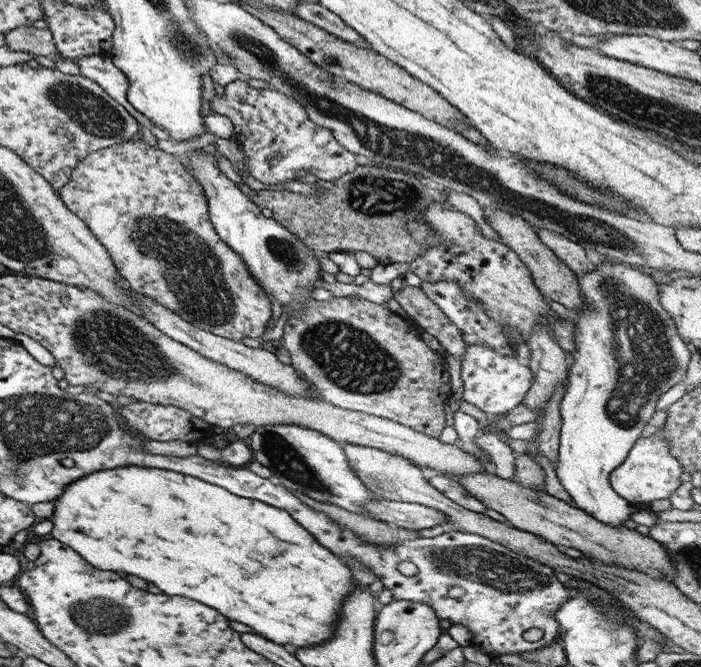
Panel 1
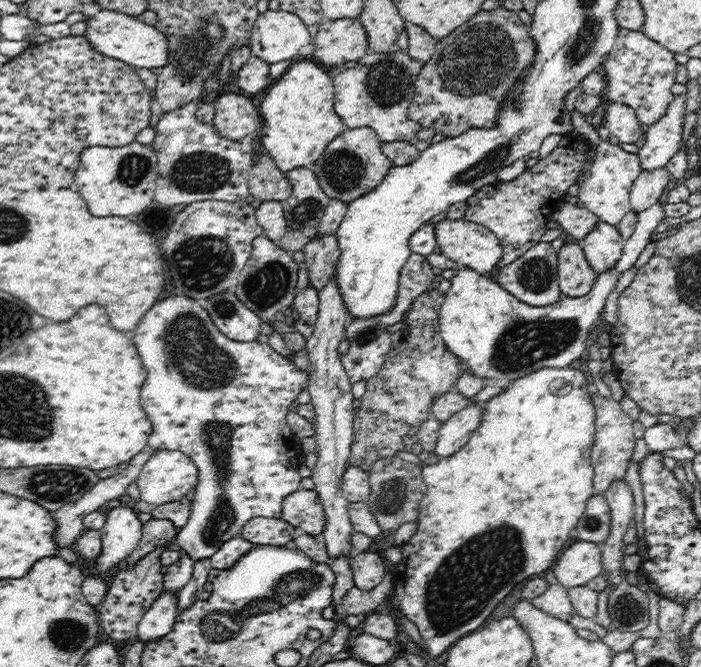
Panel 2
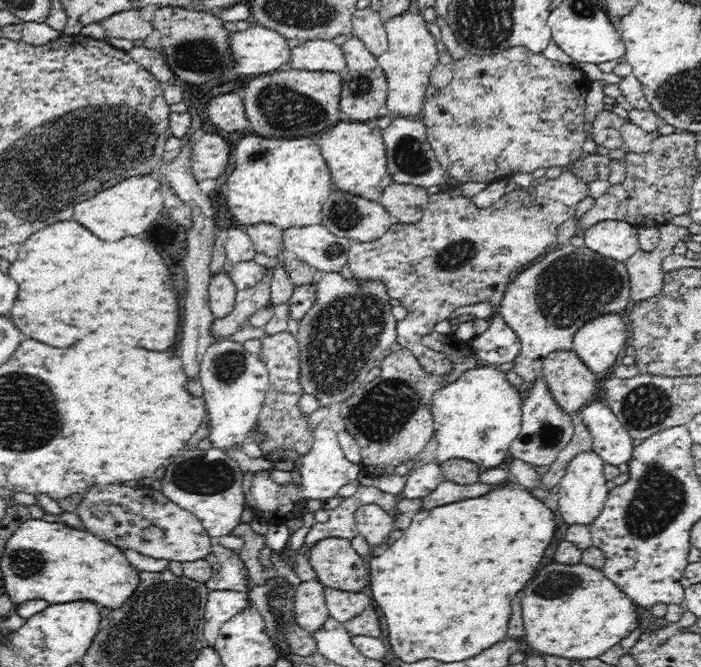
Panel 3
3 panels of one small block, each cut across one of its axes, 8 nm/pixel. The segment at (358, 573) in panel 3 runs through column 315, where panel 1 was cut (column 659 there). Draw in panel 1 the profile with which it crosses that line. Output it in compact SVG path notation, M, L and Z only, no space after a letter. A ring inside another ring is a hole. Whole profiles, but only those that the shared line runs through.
M492 471L475 472L453 478L456 478L456 482L465 491L468 491L473 499L482 503L487 509L504 516L511 527L539 536L555 546L575 548L586 558L603 564L612 564L630 571L646 572L655 577L655 574L660 572L663 580L671 582L673 579L675 568L671 564L665 548L655 543L655 540L650 537L638 534L635 530L606 526L601 521L595 520L593 516L549 496L545 491L536 492L536 490L520 486L519 483L515 483L511 479L503 480Z

